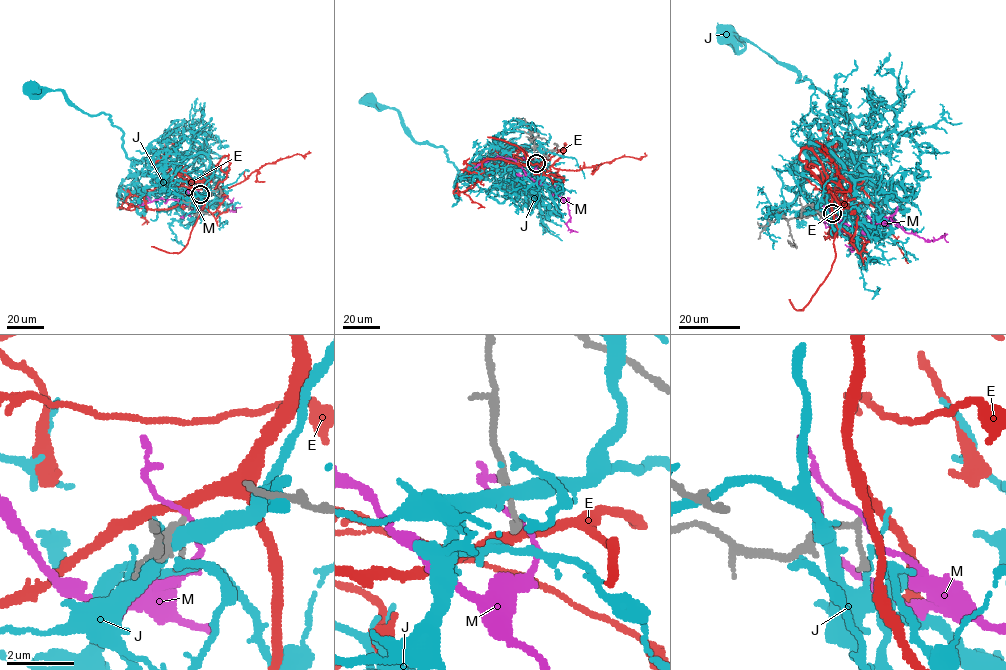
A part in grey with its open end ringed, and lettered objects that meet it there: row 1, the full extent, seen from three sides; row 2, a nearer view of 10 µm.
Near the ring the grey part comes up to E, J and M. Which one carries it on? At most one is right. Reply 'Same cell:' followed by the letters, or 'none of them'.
Same cell: E

